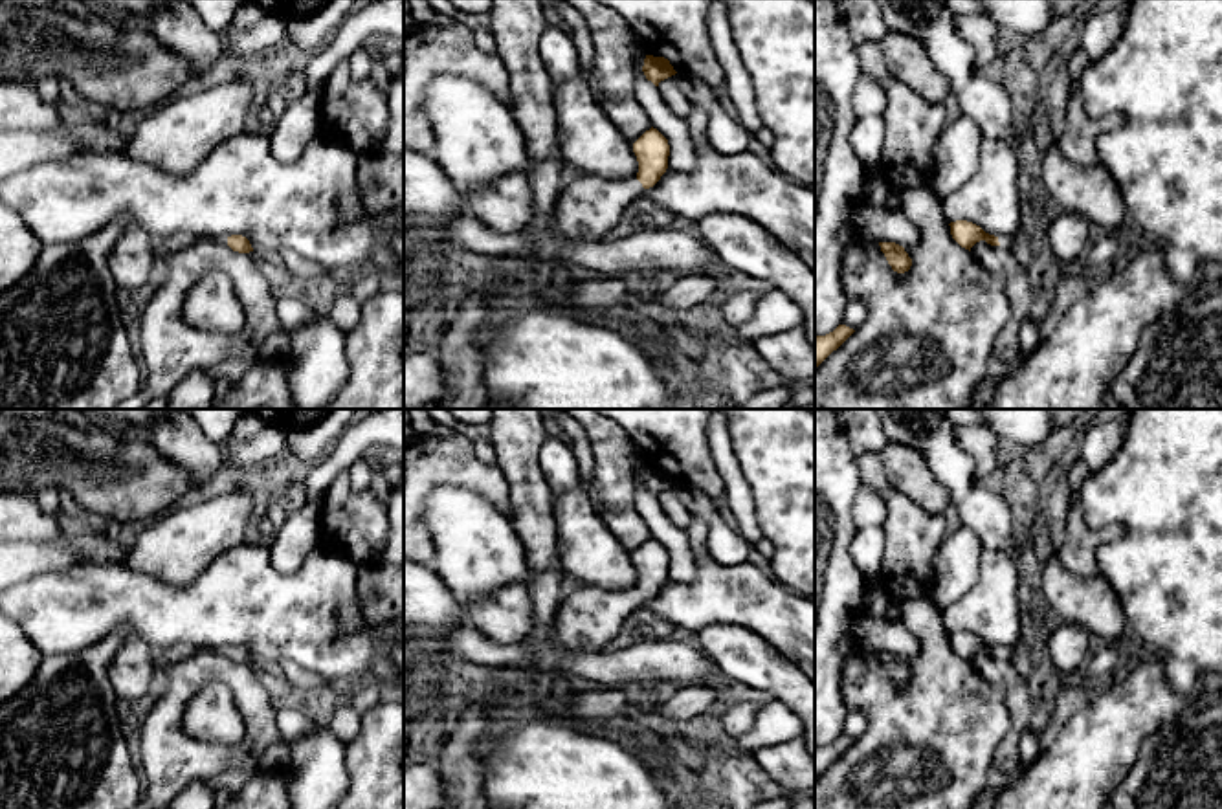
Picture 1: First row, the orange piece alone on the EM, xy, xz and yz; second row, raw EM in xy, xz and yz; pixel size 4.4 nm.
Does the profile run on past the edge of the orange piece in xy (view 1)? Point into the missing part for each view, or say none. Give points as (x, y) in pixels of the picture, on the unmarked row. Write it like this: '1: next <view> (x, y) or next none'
1: next none

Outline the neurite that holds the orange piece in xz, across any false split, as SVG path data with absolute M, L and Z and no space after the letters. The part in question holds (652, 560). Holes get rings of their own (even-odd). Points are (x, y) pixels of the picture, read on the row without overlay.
M646 541L635 554L635 591L613 593L583 585L567 593L554 616L554 640L569 651L604 651L620 633L624 620L644 600L653 598L668 580L670 556L657 541Z

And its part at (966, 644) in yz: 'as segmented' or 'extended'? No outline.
extended

